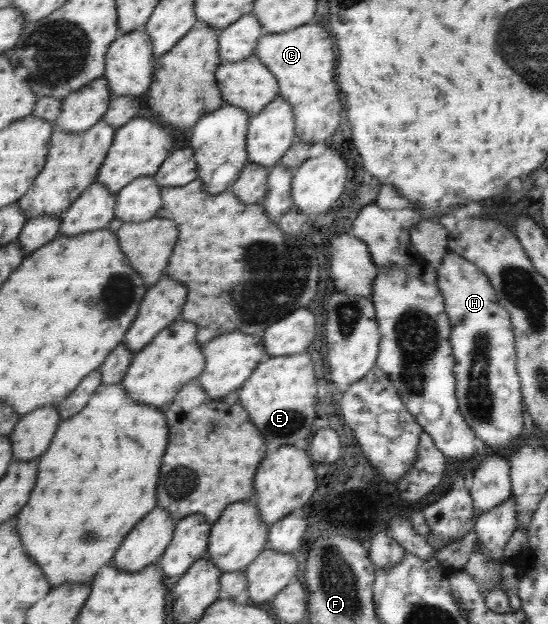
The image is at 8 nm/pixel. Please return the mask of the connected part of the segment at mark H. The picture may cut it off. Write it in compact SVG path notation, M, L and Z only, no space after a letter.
M448 253L441 259L436 272L438 288L443 296L445 310L451 323L450 343L455 362L457 362L453 366L453 372L459 411L465 422L469 423L469 427L475 432L475 436L479 437L487 448L497 451L507 448L509 444L515 446L522 438L524 400L517 374L515 334L511 325L511 315L499 303L487 275L469 259Z

